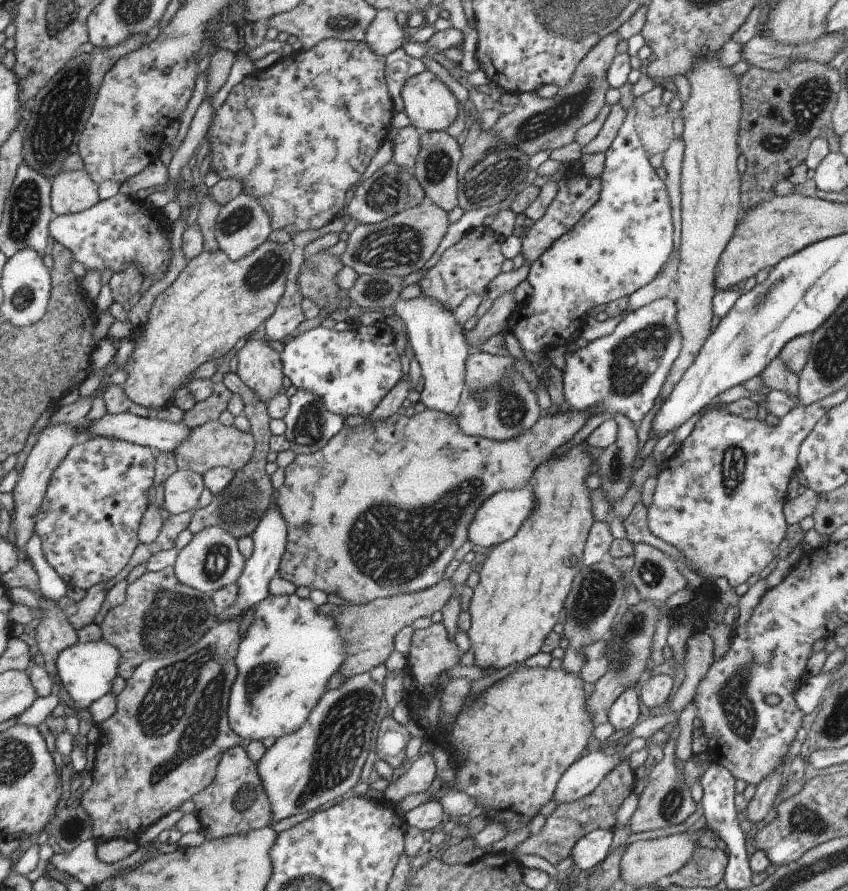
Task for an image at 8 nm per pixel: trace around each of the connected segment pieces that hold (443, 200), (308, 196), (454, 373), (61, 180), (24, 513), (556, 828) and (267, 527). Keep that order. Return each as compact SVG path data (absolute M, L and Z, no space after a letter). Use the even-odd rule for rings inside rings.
M445 131L419 132L419 150L417 151L413 176L424 190L426 200L449 212L456 206L456 168L460 159L460 146Z
M323 39L310 49L301 49L291 52L286 57L280 57L265 70L258 70L250 75L245 75L231 87L225 101L212 112L212 117L204 136L212 153L208 168L213 170L220 180L238 180L242 185L242 192L252 195L258 201L259 206L262 206L266 212L270 220L271 231L284 230L292 236L297 234L297 232L305 232L305 230L317 230L317 228L321 228L324 224L331 222L335 214L346 206L345 194L347 194L347 190L360 181L361 174L363 174L363 171L371 162L371 158L375 156L377 148L379 148L379 145L388 134L389 122L391 122L395 111L385 87L385 79L383 79L384 62L385 57L375 54L365 41Z
M420 295L407 301L395 301L390 311L403 320L407 343L420 366L421 390L418 400L425 409L450 415L463 396L464 364L468 357L465 330L458 327L446 307Z
M83 169L59 171L51 179L50 208L53 214L77 213L99 201L98 186Z
M73 424L49 425L39 434L38 441L31 448L22 471L19 474L17 483L13 489L14 511L10 516L10 525L14 530L15 546L21 548L25 553L25 544L31 536L34 528L34 516L39 510L43 495L50 480L53 469L63 460L67 451L79 441L76 429Z
M627 760L619 761L588 795L573 802L557 804L552 814L544 821L539 835L527 837L511 851L511 855L533 854L533 856L540 856L552 865L559 862L559 860L563 860L563 858L570 855L570 850L577 842L577 838L574 837L577 836L577 832L579 836L582 836L591 832L591 830L594 831L595 828L611 830L613 814L619 808L619 804L631 794L634 782L633 770L627 765Z
M278 504L269 505L266 510L262 512L256 527L249 535L253 541L253 549L249 559L244 562L241 576L239 576L235 582L235 584L238 586L238 593L235 602L229 608L226 608L227 610L225 610L225 614L223 614L220 619L216 618L216 622L220 621L221 619L228 619L229 617L234 617L235 615L244 614L244 612L251 608L253 604L262 601L268 596L267 583L269 580L271 580L271 578L277 576L276 572L278 571L278 564L280 563L282 554L284 553L286 543L286 522L284 521L283 515L280 513Z

